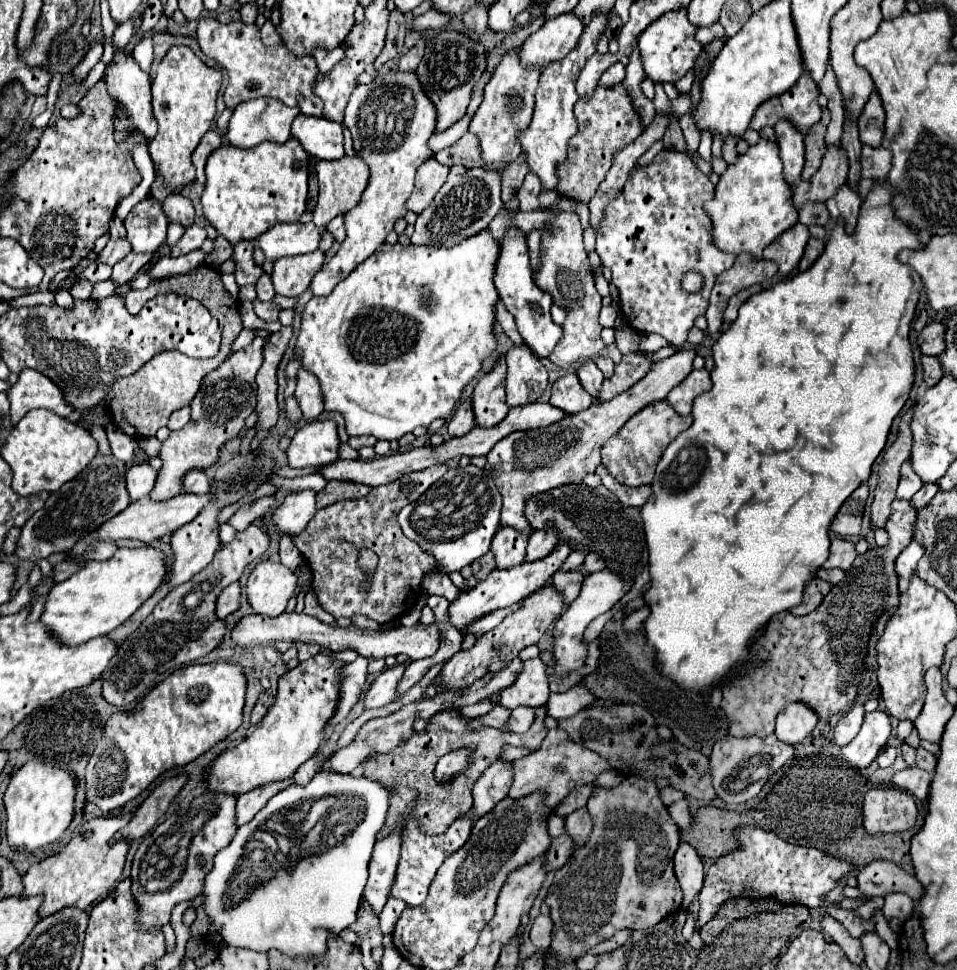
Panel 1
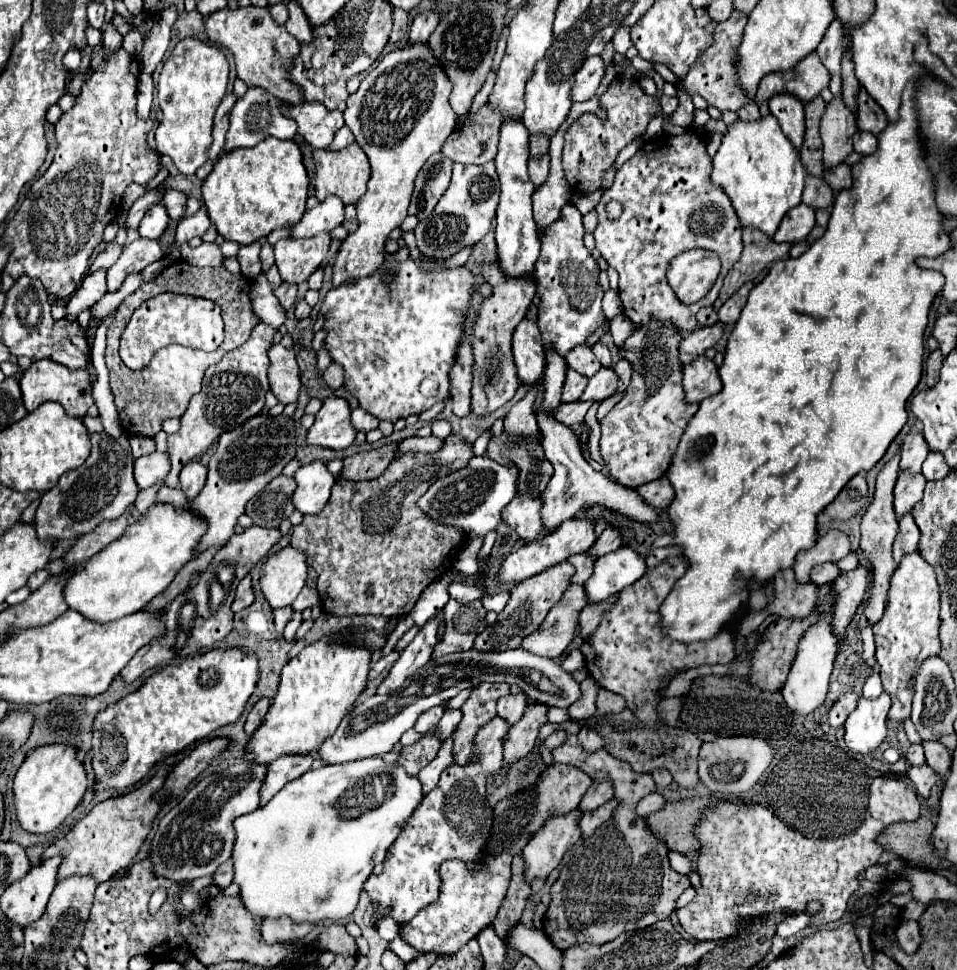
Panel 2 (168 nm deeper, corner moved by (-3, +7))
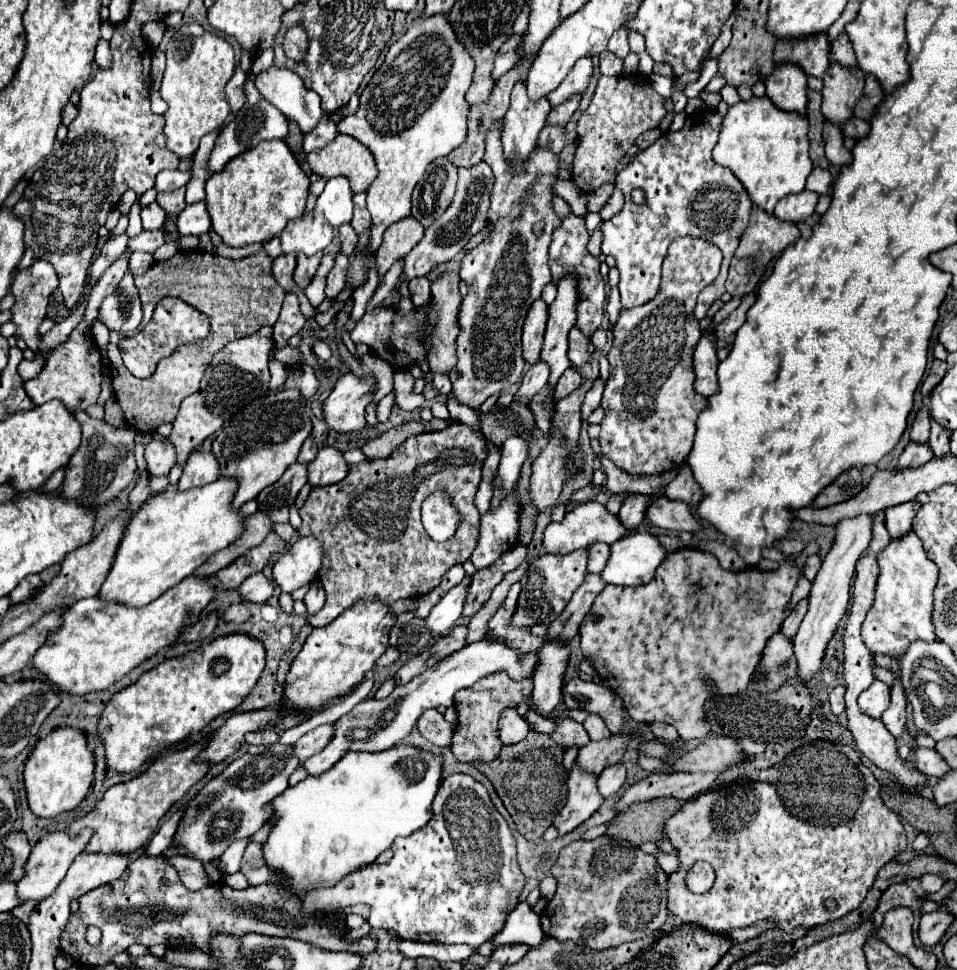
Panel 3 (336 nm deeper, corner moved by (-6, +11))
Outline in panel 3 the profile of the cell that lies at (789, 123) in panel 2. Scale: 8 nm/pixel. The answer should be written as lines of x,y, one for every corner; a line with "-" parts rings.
775,66
769,80
765,80
765,88
777,108
805,116
807,74
803,70
797,70
797,66

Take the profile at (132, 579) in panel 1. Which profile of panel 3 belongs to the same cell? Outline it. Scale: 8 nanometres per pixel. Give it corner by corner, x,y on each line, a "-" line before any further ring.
221,476
217,482
201,488
185,492
165,490
149,498
127,524
99,598
125,606
145,606
191,576
213,552
229,546
245,530
245,516
231,506
235,492
237,480

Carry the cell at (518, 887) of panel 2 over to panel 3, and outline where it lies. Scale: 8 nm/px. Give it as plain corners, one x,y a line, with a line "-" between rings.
529,732
525,740
513,746
503,746
499,758
493,762
473,762
493,784
497,796
503,800
507,812
517,824
517,830
533,842
539,842
543,832
553,824
557,810
561,810
567,794
567,770
563,766
563,746
557,746
549,734

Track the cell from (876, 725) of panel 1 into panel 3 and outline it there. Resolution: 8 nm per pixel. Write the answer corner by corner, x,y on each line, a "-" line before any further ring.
875,680
867,690
861,692
861,696
859,696
859,708
865,714
873,716
873,718
881,718
881,714
889,706
889,700
891,700
889,698
889,686
883,684
883,682
879,682
879,680

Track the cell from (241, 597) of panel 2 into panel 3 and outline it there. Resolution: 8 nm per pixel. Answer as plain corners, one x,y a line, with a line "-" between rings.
263,572
251,574
241,586
239,592
243,596
243,600
247,602
255,602
255,604
265,604
271,596
273,596
273,586
271,582
265,578

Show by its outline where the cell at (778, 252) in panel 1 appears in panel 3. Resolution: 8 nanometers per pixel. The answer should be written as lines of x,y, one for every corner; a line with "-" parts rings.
803,190
801,194
793,194
789,198
783,198
781,202
777,202
775,206
775,216
779,220
789,220
789,222
799,222
809,218
815,212
815,204
817,204
817,194

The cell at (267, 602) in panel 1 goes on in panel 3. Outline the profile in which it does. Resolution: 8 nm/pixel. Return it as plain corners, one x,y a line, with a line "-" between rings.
299,538
289,552
279,556
273,566
273,580
283,592
295,592
297,588
315,580
323,558
323,546
317,538

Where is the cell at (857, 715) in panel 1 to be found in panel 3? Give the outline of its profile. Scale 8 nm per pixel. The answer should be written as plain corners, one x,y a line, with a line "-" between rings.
835,686
829,694
829,704
835,716
839,716
845,710
845,702
843,702
843,694
845,694
845,686

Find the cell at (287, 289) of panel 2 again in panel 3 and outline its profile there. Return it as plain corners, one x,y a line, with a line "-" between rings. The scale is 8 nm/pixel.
301,254
301,258
297,258
297,268
295,268
295,276
293,278
295,278
299,288
307,288
309,286
311,278
313,278
319,262
321,262
321,256
323,254
315,254
315,256
305,258
305,254

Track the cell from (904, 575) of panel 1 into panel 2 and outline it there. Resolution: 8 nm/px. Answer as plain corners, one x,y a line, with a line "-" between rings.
906,514
900,520
900,530
894,540
894,560
900,562
902,556
918,552
918,542
920,542
920,530
918,530
912,514

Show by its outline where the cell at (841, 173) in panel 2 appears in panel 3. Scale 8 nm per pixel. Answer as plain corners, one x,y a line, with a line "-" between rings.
825,120
823,138
825,138
825,154
831,164
843,166
843,164
851,162
851,152
843,146
843,132
837,124

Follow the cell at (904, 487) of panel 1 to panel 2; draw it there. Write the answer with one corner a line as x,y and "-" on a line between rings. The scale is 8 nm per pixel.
908,434
902,444
902,470
910,470
910,474
920,474
922,462
926,460
928,444
922,434

